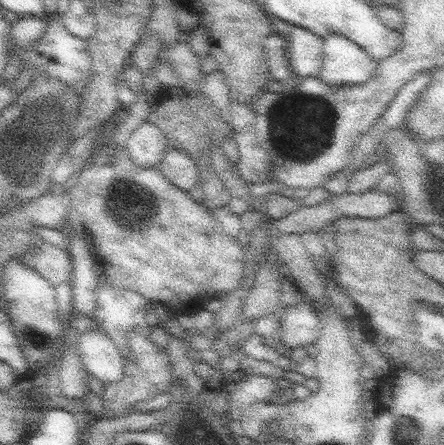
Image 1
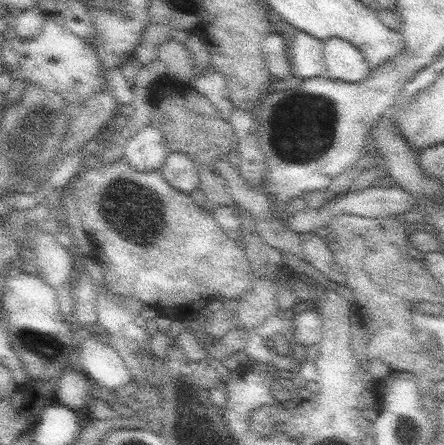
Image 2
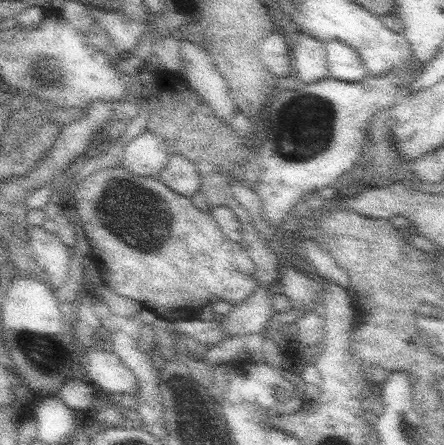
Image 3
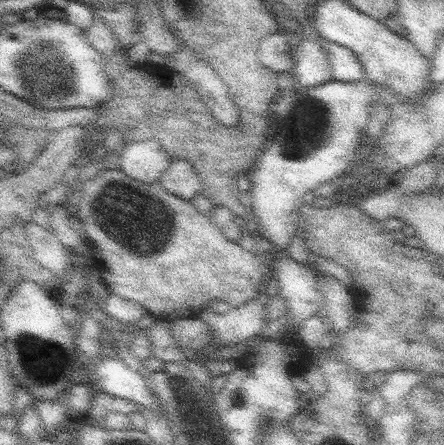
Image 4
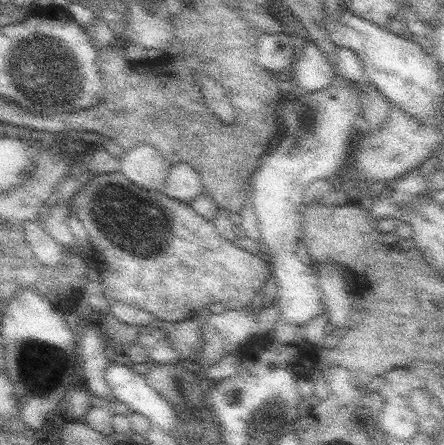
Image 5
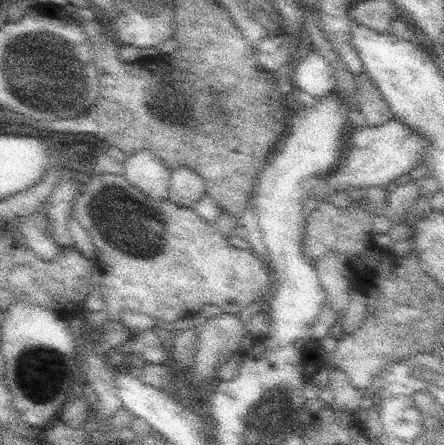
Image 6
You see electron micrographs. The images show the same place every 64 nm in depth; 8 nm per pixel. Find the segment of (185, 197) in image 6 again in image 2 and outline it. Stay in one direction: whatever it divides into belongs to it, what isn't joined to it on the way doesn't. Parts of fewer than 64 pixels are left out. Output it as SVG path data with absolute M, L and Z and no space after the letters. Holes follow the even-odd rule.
M171 152L159 170L161 170L161 176L165 178L165 182L171 184L171 188L175 188L187 196L199 186L199 168L183 152Z

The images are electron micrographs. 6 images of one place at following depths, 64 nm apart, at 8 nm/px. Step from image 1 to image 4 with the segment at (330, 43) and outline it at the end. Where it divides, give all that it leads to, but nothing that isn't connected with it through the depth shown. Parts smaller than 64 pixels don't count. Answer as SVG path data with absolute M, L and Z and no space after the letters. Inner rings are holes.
M329 44L325 48L329 54L333 80L357 82L357 80L363 80L367 76L361 60L355 56L355 52L351 48L347 48L343 44Z

